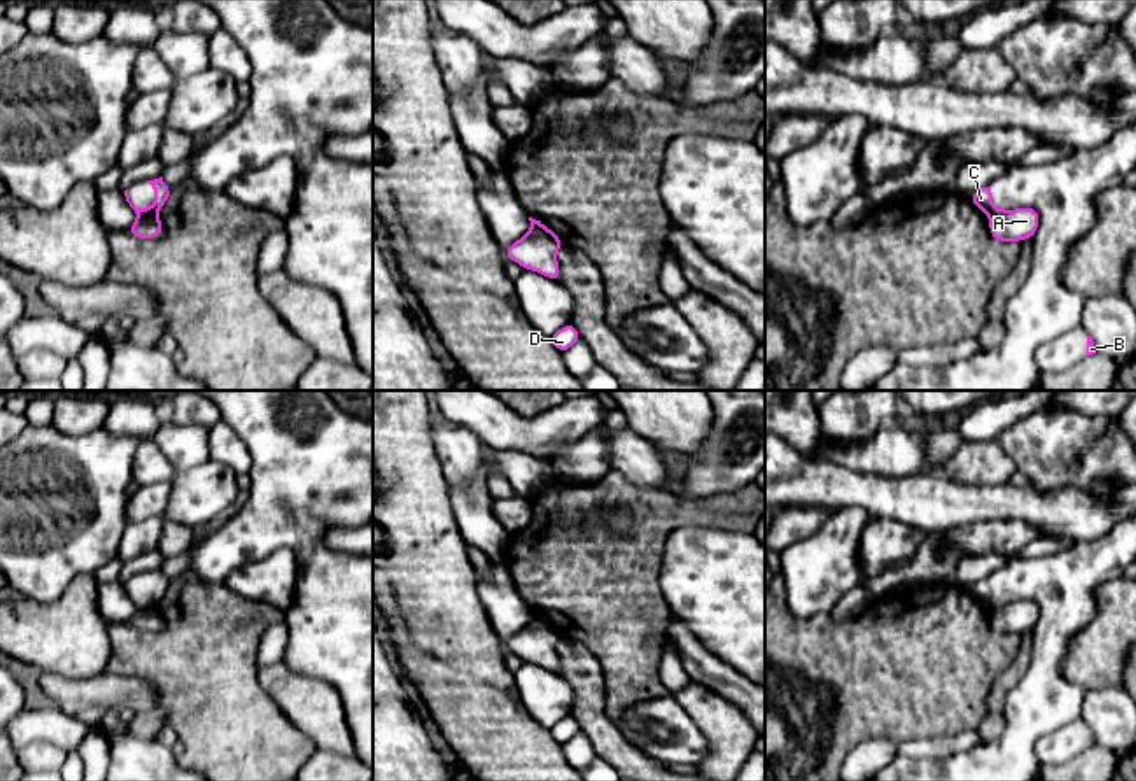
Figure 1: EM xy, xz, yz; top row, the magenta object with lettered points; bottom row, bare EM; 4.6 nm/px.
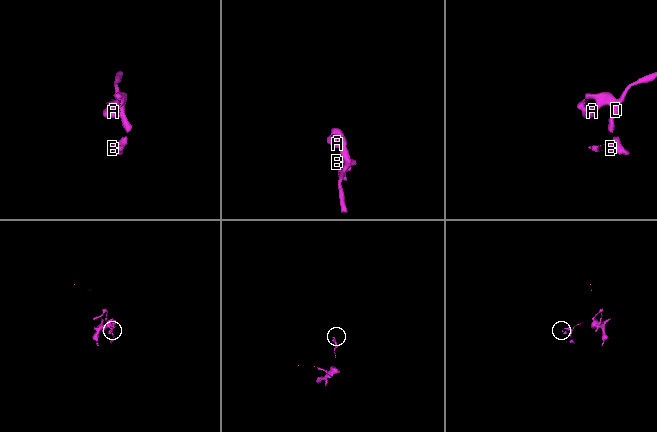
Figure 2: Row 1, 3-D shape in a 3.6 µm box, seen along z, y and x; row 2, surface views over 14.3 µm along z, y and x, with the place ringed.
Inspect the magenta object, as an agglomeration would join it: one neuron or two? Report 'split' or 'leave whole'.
split

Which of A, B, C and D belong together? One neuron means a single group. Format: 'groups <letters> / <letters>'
groups A B D / C

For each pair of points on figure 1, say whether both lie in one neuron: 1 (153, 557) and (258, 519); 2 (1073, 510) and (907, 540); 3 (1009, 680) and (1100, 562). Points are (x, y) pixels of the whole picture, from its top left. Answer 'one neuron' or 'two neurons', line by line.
1: two neurons
2: two neurons
3: two neurons

